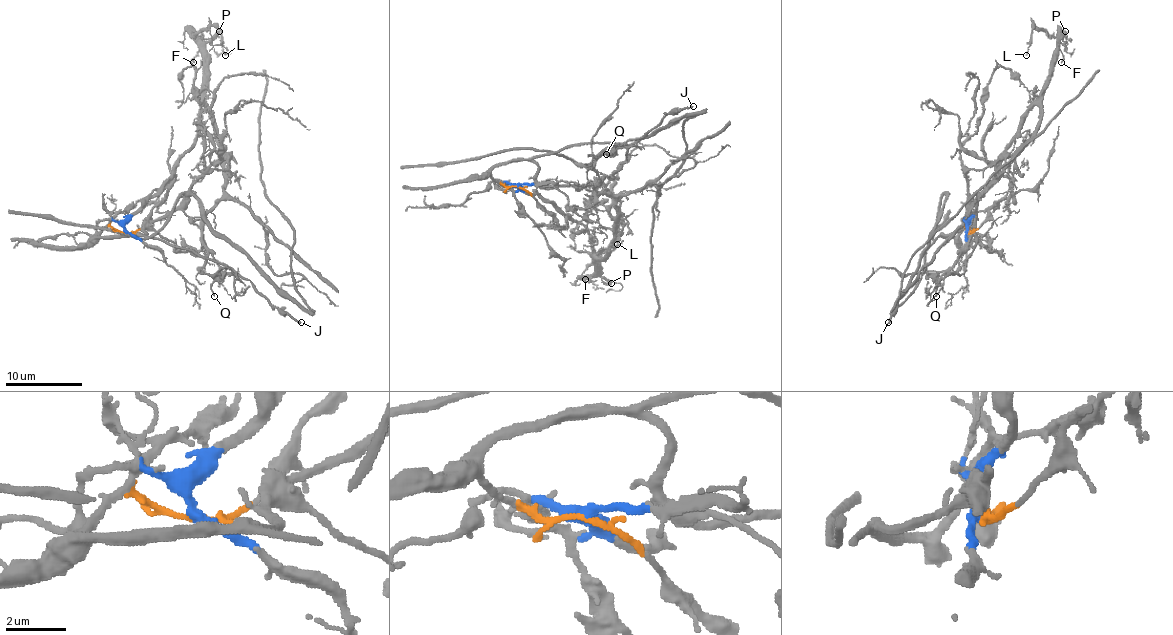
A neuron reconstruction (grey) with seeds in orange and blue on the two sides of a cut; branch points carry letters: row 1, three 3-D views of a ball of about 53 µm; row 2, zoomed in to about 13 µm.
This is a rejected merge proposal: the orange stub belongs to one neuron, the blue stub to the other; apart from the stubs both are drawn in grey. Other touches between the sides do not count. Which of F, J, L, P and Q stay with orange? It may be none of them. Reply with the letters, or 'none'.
J, Q

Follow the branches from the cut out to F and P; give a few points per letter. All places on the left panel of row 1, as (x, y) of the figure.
F: (125, 231), (125, 223), (192, 147), (198, 133), (202, 61), (198, 51), (192, 63)
P: (125, 231), (125, 223), (192, 147), (198, 133), (204, 49), (219, 30)

